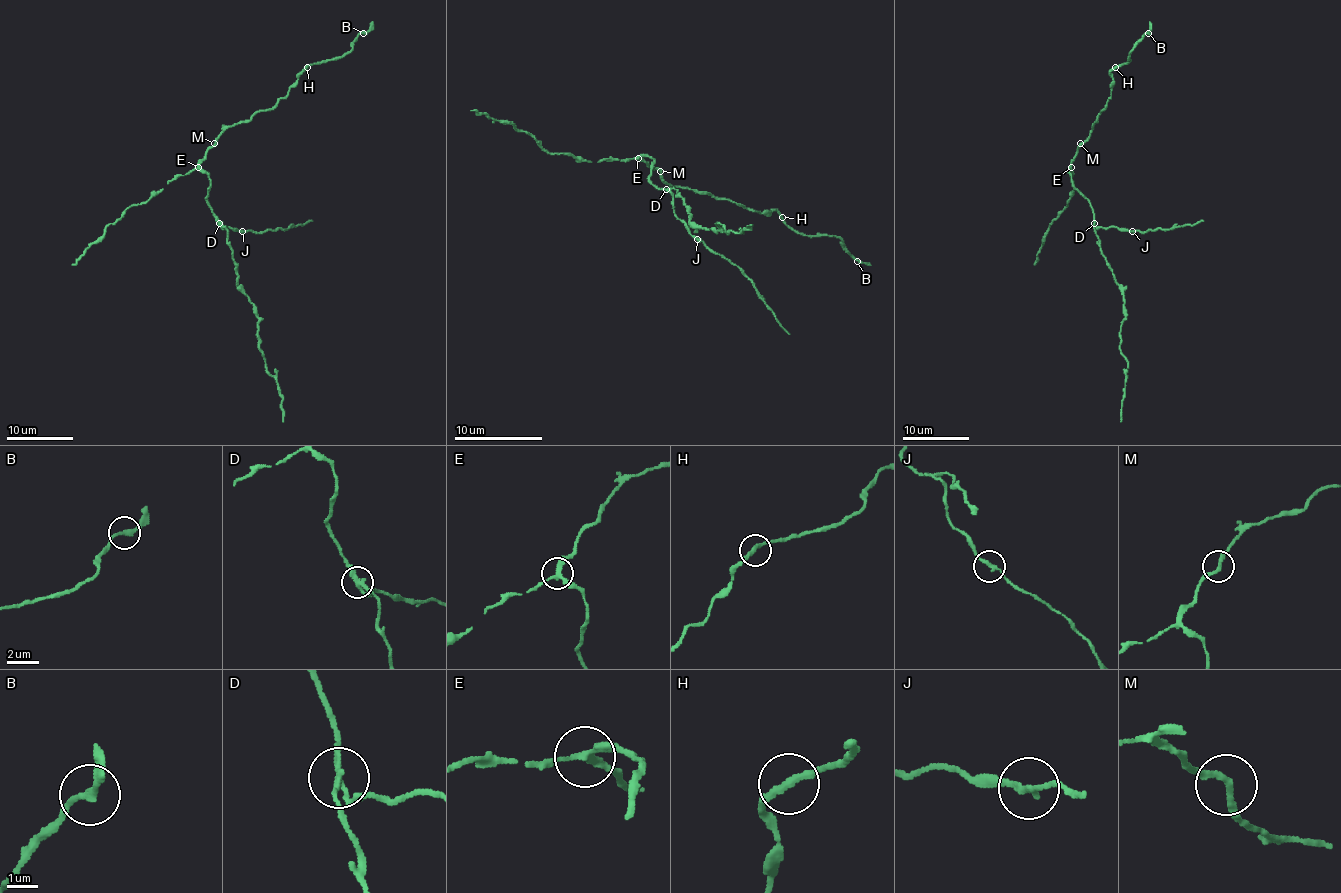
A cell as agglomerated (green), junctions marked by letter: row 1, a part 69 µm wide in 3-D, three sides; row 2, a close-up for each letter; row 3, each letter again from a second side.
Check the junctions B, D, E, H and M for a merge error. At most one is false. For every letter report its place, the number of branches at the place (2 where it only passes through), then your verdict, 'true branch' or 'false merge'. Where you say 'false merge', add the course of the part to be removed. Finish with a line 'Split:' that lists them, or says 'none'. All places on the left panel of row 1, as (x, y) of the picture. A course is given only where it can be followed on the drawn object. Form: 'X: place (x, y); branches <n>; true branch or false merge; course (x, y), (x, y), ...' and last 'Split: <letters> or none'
B: place (363, 33); branches 2; true branch
D: place (219, 223); branches 3; false merge; course (219, 223), (223, 228), (256, 233), (287, 229), (312, 219)
E: place (198, 167); branches 3; true branch
H: place (307, 67); branches 2; true branch
M: place (214, 143); branches 2; true branch
Split: D

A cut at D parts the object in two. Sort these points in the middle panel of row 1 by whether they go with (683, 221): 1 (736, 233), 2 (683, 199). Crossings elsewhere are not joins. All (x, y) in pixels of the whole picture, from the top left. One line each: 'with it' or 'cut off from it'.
1: cut off from it
2: cut off from it

